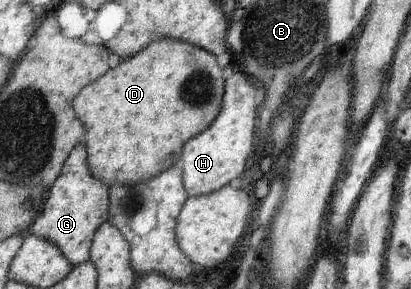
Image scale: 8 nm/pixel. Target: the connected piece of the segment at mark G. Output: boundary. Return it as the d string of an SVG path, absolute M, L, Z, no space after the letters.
M82 140L68 157L63 166L63 174L51 186L48 200L44 203L44 212L40 213L40 218L29 228L29 233L58 245L74 268L91 260L91 246L96 231L109 222L110 208L110 187L92 174L87 146Z

